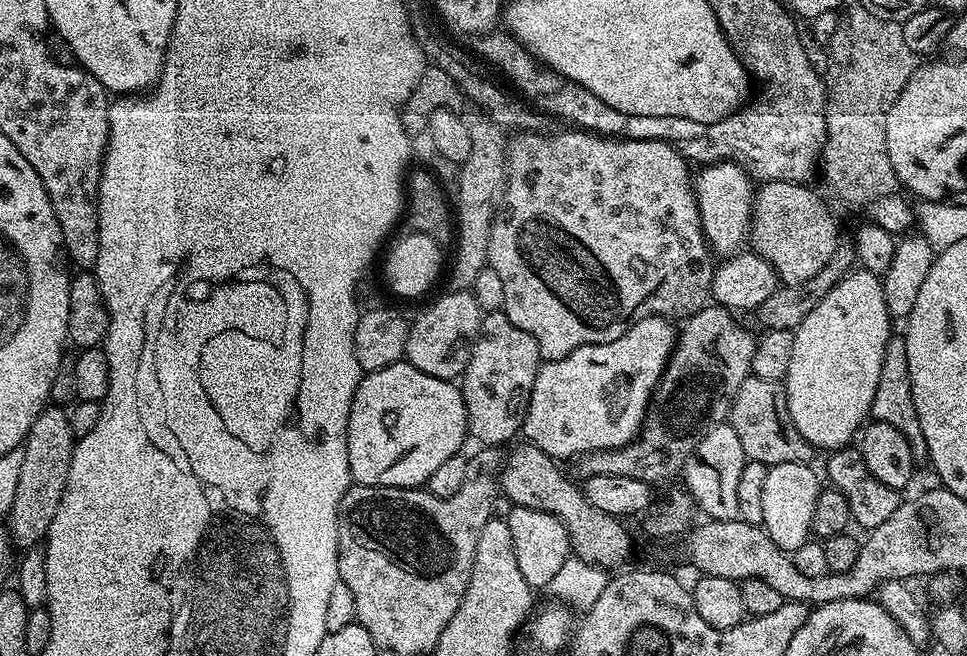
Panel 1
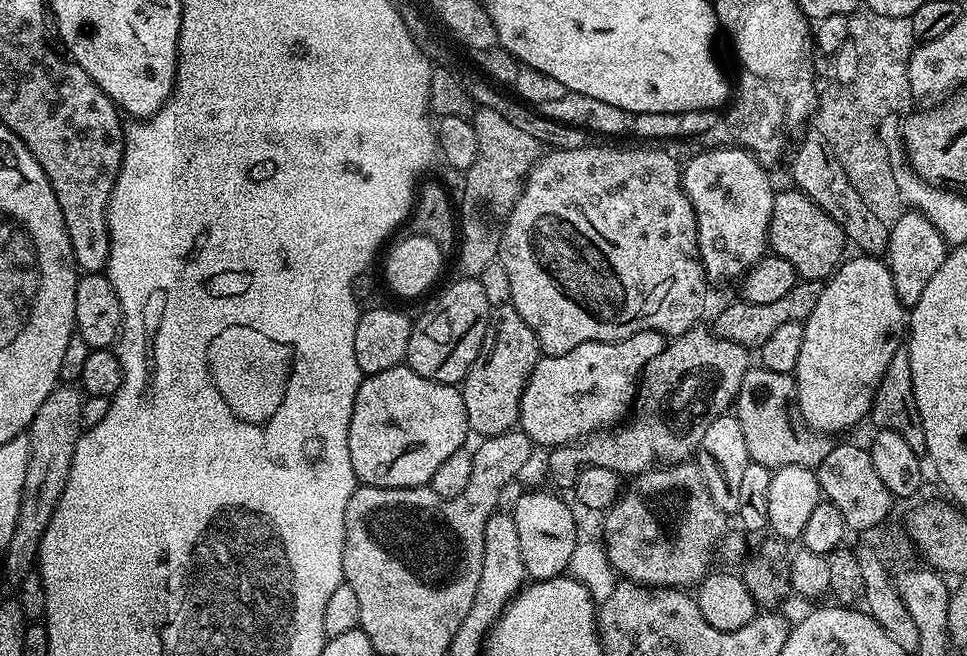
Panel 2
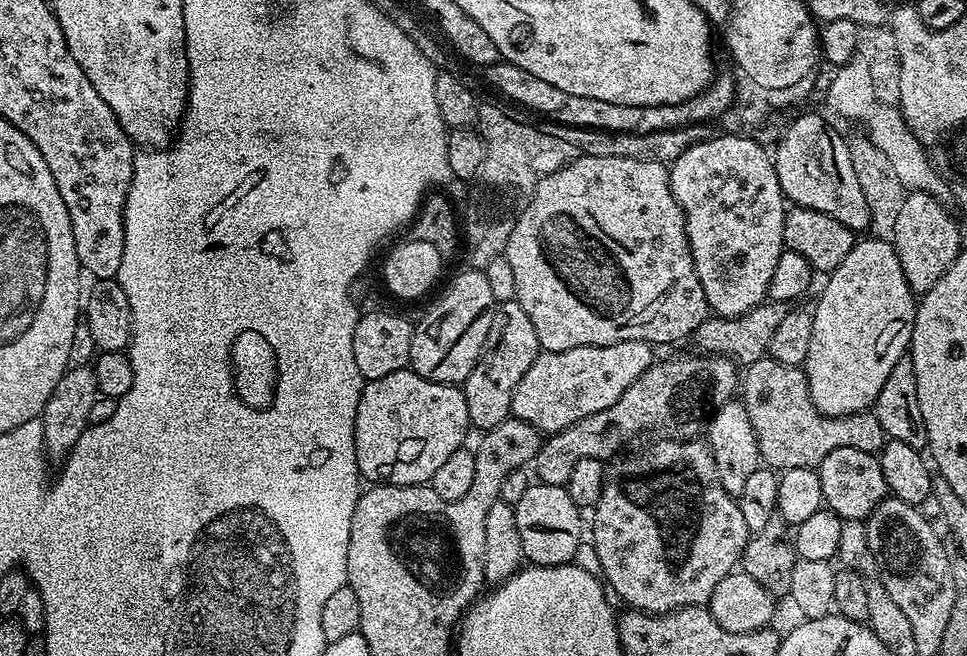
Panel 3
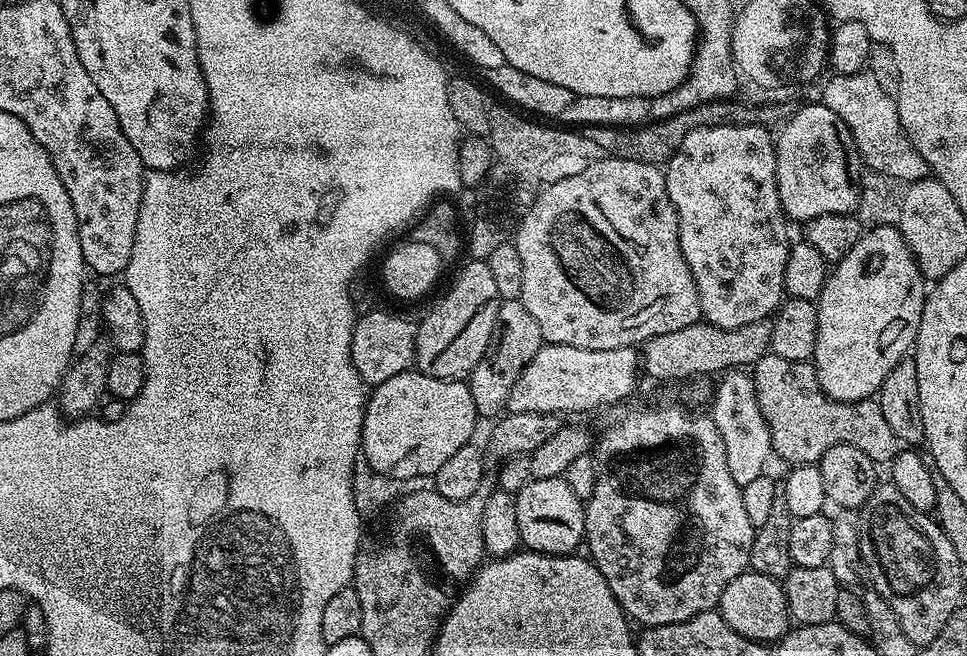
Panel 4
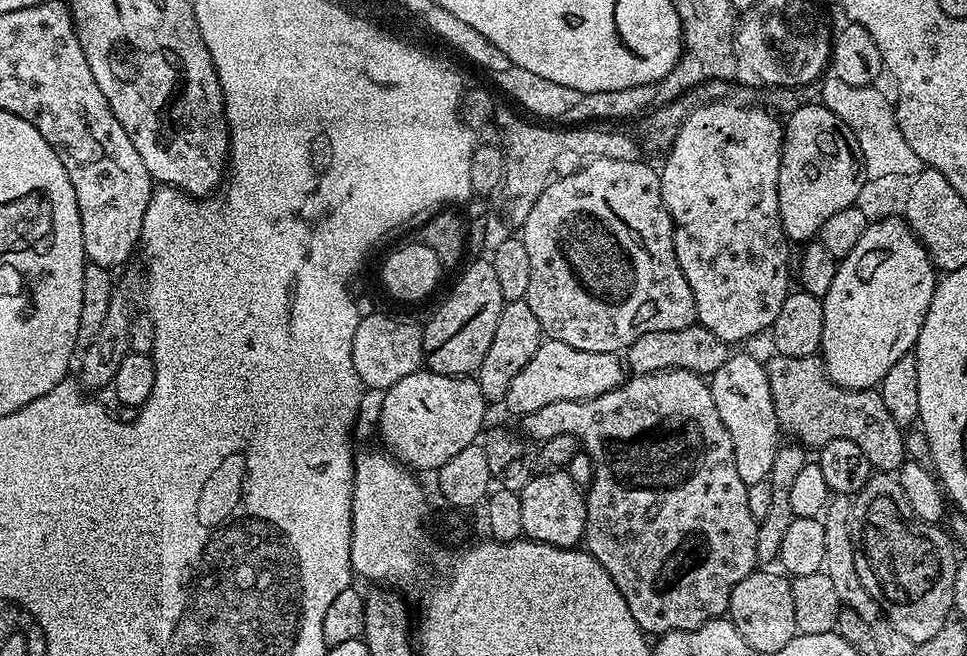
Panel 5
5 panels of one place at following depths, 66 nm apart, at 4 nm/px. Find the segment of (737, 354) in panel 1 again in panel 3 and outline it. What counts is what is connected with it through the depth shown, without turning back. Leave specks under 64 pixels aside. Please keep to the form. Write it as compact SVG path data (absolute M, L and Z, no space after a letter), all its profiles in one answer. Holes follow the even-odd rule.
M695 355L672 356L669 360L657 359L625 390L622 398L618 398L618 402L614 402L614 406L610 406L606 410L598 410L598 414L590 414L586 418L566 426L560 432L551 433L541 443L535 458L530 462L534 476L534 471L536 471L535 479L539 483L550 486L565 486L570 478L570 473L574 471L574 462L578 462L582 458L611 461L613 458L619 457L627 449L624 447L631 440L638 439L643 432L657 432L655 434L657 437L670 440L686 441L699 437L702 429L712 419L713 414L737 395L738 368L727 356Z

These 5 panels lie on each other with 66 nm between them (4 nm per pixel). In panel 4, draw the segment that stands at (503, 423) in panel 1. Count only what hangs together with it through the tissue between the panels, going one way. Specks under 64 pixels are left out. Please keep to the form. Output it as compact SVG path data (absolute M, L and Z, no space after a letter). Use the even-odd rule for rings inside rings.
M520 299L503 301L498 310L498 322L490 338L490 346L482 362L474 366L472 375L467 381L470 394L474 398L474 406L481 417L496 418L507 409L510 390L514 382L518 382L530 358L534 358L534 354L538 354L538 350L544 345L542 330L538 330L538 322L534 322L530 310L526 310L524 303Z

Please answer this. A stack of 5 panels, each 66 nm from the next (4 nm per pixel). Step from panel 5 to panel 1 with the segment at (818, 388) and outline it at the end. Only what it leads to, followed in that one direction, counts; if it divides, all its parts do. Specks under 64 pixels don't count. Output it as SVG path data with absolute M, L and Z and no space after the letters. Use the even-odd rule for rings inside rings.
M748 375L742 382L738 394L732 398L730 423L734 434L738 434L738 442L742 442L745 461L753 460L769 466L782 462L803 464L811 461L810 458L814 455L812 445L806 442L806 438L802 438L802 434L798 434L790 418L781 381Z

